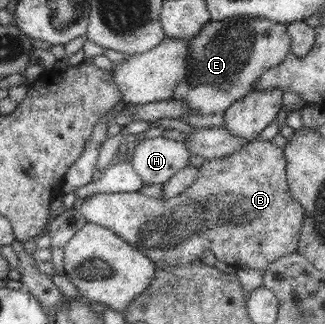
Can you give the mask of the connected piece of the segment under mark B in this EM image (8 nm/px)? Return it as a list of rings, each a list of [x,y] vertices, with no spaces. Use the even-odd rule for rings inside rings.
[[[249,141],[233,155],[205,159],[199,171],[195,183],[168,200],[148,198],[141,192],[103,192],[78,200],[76,206],[87,222],[108,227],[152,260],[169,265],[193,263],[206,251],[211,251],[227,265],[263,270],[283,256],[298,251],[306,210],[288,189],[284,149],[273,145],[272,141]]]

